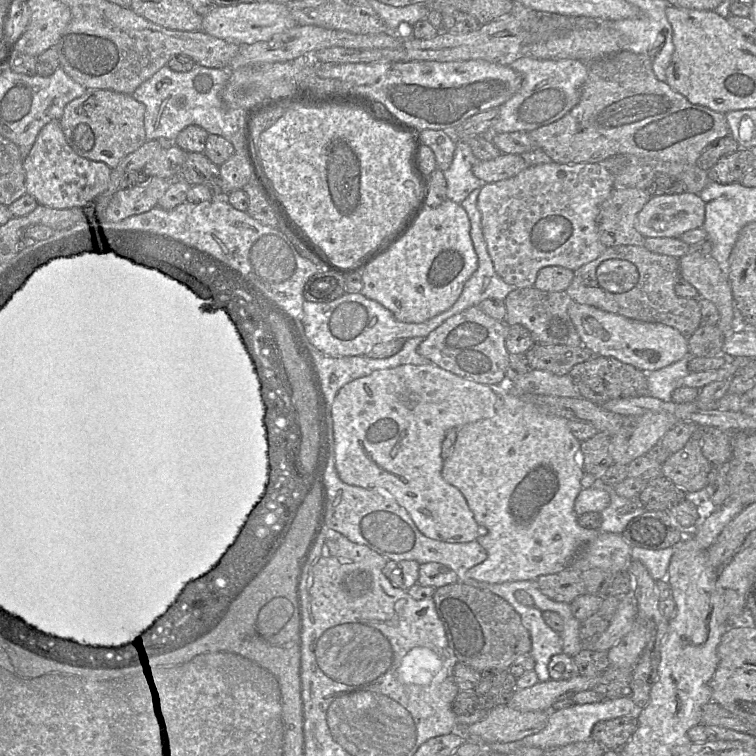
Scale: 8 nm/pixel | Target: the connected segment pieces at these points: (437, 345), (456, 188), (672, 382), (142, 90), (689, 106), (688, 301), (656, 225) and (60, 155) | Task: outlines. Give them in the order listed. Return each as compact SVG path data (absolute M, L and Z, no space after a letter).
M478 306L447 318L418 345L417 352L435 365L484 385L504 384L511 354L505 347L508 325L485 314Z
M456 142L452 163L444 171L447 181L447 199L460 204L473 190L485 184L472 172L472 167L477 161L466 142Z
M686 355L661 369L646 373L649 396L665 402L672 401L671 396L677 388L677 381L690 372L688 370L689 358L690 355Z
M167 65L156 72L149 80L141 84L132 94L132 97L145 106L144 127L147 141L165 138L175 141L178 134L189 125L197 125L205 129L209 134L224 137L230 141L238 131L242 131L243 109L230 109L221 98L221 90L229 79L230 72L227 69L208 68L201 65L189 72L176 72Z
M619 51L587 64L587 73L580 101L576 106L561 119L527 132L535 148L546 153L552 162L600 163L612 156L624 156L693 165L710 143L730 133L723 113L690 103L665 81L658 80L652 71L650 55Z
M612 246L606 248L596 259L573 272L573 279L565 291L579 304L590 305L637 321L663 323L678 330L686 338L689 338L701 325L698 299L680 297L674 292L674 285L680 277L679 259L675 257L651 252L644 246Z
M697 194L652 195L635 220L644 237L680 238L686 231L703 226L705 203Z
M59 120L51 121L40 130L32 149L23 161L23 169L26 194L31 195L38 205L54 209L82 208L93 203L106 191L112 172L112 169L103 162L77 155L67 144Z

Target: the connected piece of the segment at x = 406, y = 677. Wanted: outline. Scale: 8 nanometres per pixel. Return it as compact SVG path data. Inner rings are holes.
M415 647L404 656L397 676L407 685L427 685L440 668L441 661L432 650Z

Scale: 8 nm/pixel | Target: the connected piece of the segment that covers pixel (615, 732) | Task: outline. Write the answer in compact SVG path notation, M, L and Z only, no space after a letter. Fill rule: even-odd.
M619 717L597 722L591 732L591 739L606 750L619 751L631 738L637 728L637 719Z

